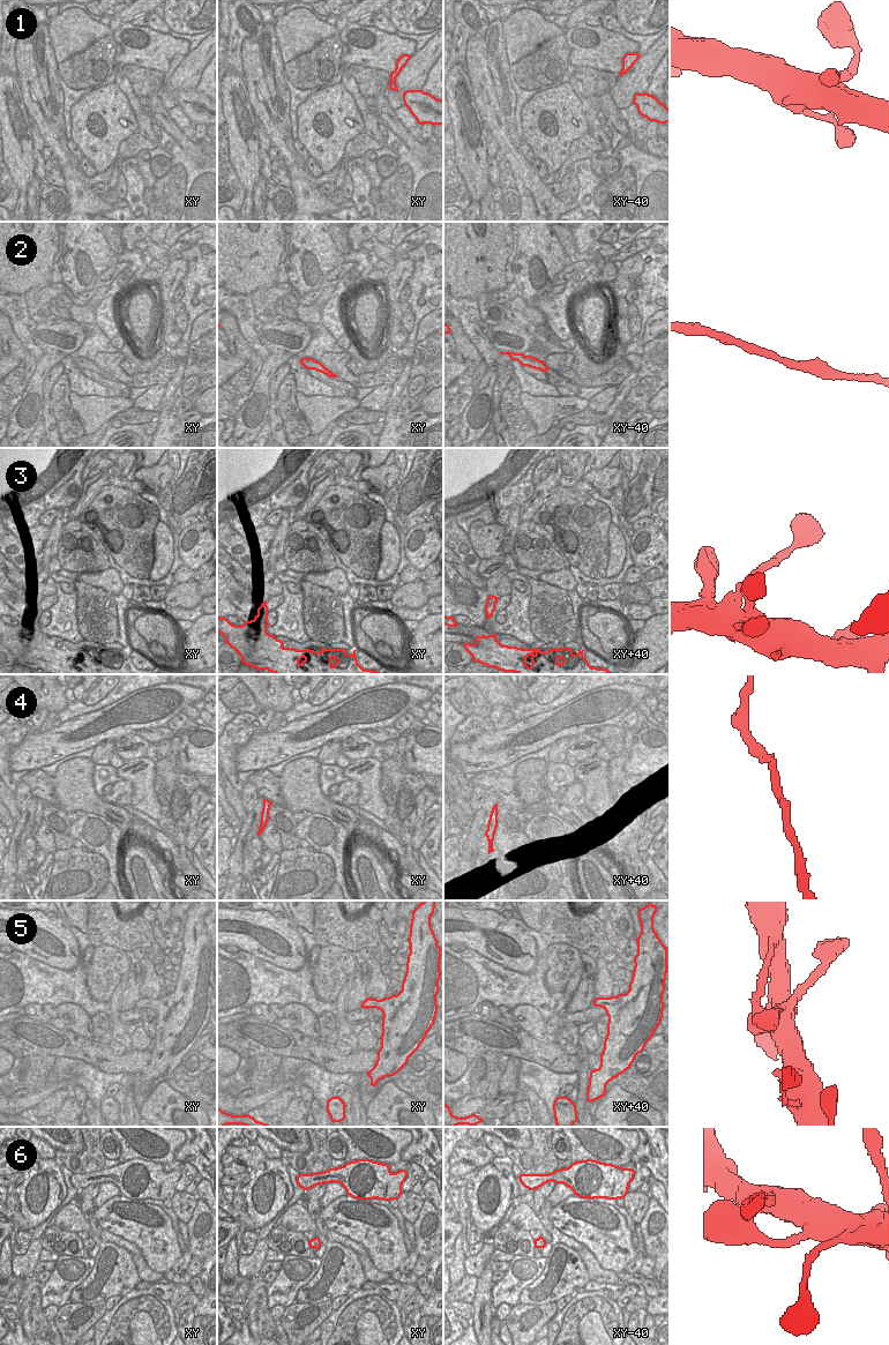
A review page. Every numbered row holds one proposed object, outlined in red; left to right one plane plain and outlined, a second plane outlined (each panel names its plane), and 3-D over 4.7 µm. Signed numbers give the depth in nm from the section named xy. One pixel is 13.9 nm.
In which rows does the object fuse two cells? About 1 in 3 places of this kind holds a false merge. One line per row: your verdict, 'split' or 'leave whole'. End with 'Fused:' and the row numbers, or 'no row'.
1: leave whole
2: leave whole
3: leave whole
4: leave whole
5: leave whole
6: leave whole
Fused: no row

